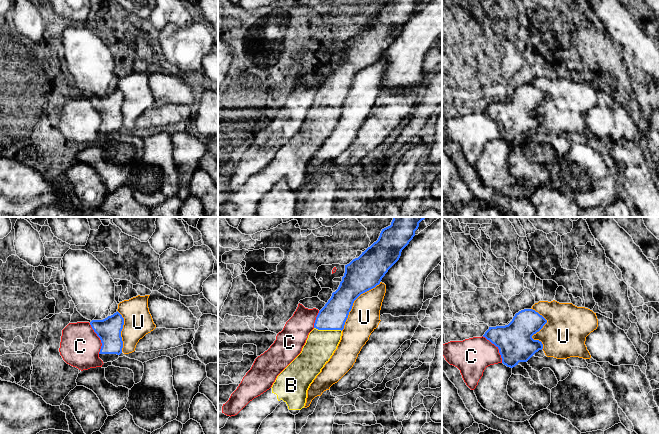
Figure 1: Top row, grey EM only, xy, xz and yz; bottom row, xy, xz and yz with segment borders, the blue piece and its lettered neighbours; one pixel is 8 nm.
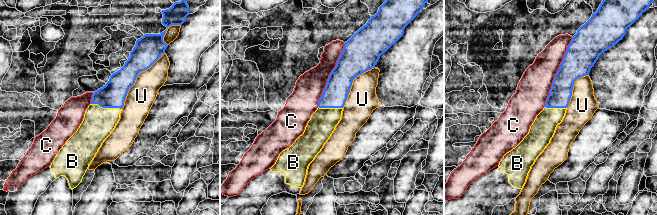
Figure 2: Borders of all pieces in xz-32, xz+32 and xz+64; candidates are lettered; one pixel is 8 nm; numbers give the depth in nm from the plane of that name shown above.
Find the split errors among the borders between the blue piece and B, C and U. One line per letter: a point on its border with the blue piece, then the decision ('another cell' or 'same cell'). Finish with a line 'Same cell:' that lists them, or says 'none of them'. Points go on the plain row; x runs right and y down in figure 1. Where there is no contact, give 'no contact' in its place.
B: xz (328, 105) | same cell
C: xy (99, 113) | another cell
U: xz (353, 78) | another cell
Same cell: B

